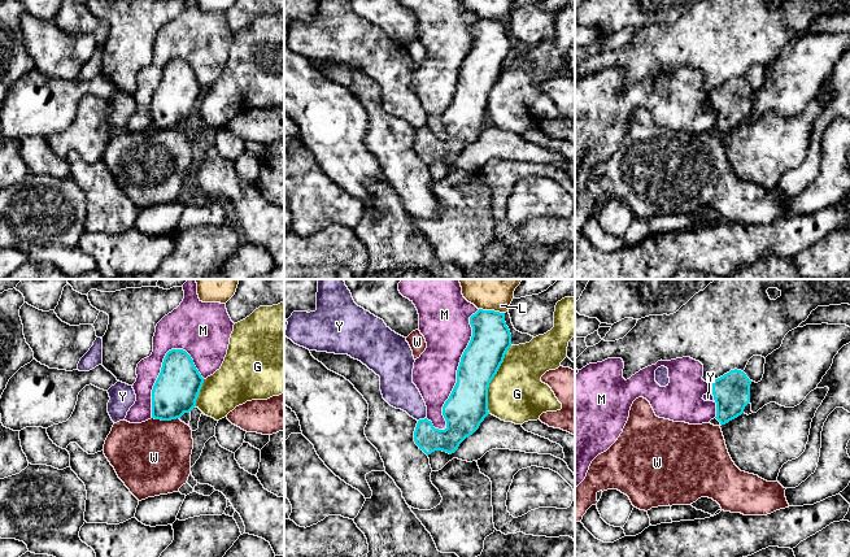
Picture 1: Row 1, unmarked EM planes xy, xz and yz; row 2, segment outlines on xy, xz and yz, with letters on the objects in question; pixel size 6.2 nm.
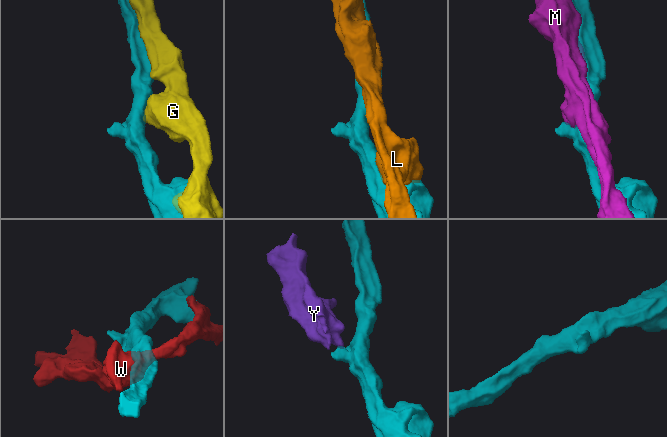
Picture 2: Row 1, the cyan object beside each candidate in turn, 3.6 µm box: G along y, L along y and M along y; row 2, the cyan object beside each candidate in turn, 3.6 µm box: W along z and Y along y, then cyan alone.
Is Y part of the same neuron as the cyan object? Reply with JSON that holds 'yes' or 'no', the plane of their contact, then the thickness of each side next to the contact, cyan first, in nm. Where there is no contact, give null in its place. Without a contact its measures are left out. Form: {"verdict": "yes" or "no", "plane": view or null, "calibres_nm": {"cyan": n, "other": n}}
{"verdict": "no", "plane": "xz", "calibres_nm": {"cyan": 220, "other": 200}}

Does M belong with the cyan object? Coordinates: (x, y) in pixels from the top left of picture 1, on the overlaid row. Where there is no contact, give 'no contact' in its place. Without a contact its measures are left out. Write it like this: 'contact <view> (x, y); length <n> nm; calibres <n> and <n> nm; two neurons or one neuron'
contact xz (457, 373); length 800 nm; calibres 260 and 280 nm; two neurons

